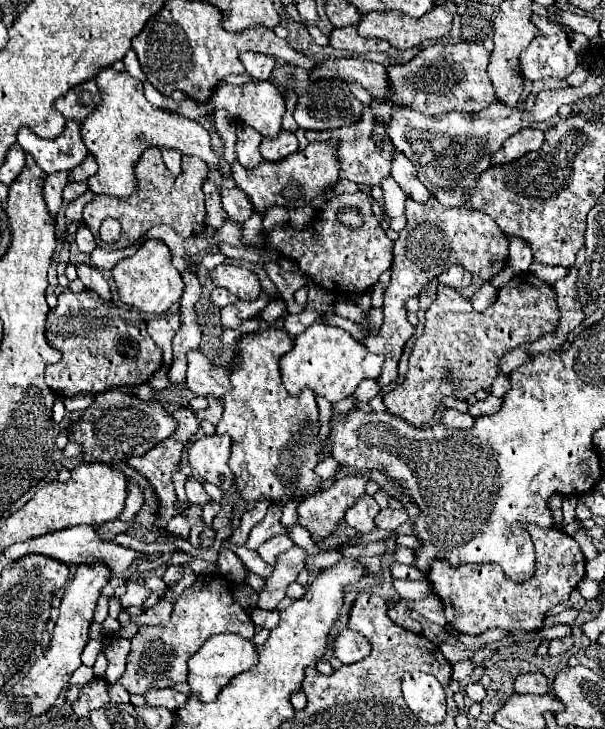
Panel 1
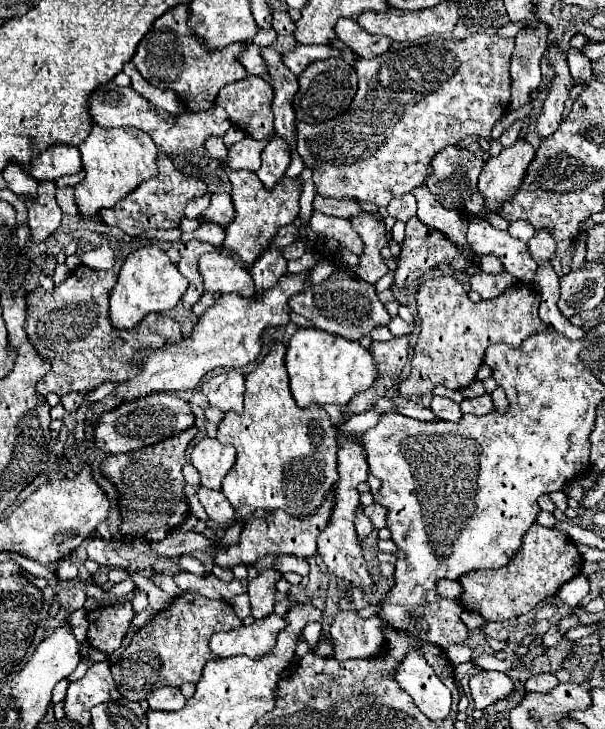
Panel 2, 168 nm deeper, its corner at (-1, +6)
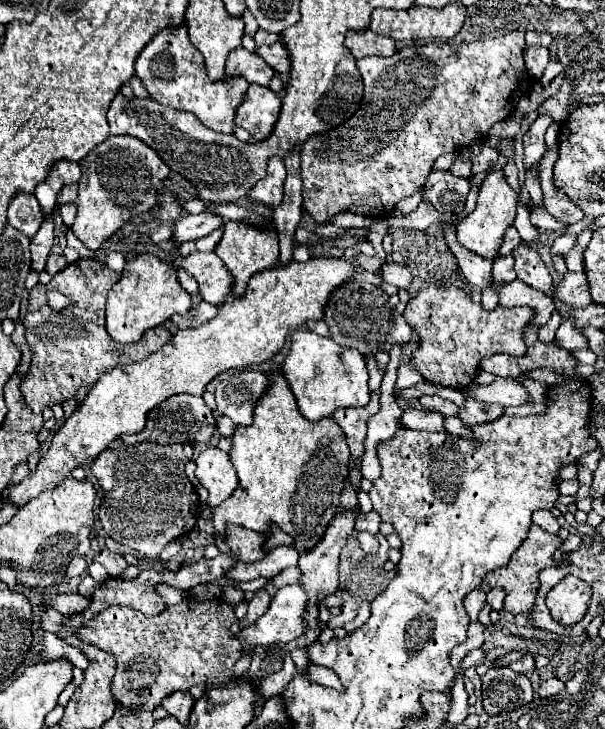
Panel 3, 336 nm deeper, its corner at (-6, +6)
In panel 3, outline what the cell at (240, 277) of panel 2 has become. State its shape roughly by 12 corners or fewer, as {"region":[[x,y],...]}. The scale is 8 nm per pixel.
{"region":[[216,253],[186,259],[174,265],[196,281],[200,297],[222,305],[232,297],[234,277]]}

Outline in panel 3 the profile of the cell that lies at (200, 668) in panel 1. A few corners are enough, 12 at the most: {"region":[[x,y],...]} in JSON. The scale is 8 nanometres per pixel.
{"region":[[286,585],[236,639],[250,647],[288,643],[304,629],[308,597]]}

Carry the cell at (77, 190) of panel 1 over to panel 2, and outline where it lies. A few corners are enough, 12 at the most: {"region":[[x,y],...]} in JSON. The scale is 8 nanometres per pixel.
{"region":[[73,187],[57,191],[57,203],[63,213],[77,215]]}

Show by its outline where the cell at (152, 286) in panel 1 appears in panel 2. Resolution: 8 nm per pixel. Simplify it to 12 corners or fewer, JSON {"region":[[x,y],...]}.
{"region":[[155,245],[125,259],[109,317],[133,329],[173,309],[185,277]]}

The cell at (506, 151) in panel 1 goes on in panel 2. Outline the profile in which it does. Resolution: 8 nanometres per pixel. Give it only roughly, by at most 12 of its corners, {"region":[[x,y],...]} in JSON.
{"region":[[519,139],[485,163],[477,183],[485,211],[515,195],[535,149]]}

